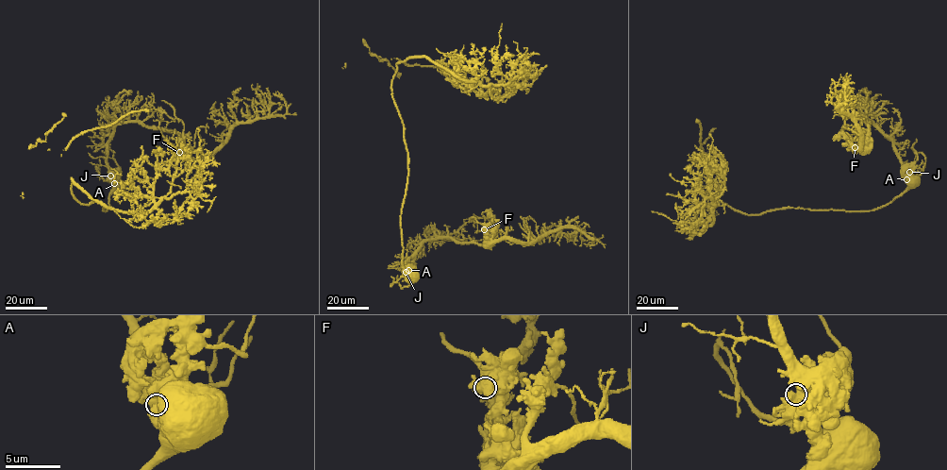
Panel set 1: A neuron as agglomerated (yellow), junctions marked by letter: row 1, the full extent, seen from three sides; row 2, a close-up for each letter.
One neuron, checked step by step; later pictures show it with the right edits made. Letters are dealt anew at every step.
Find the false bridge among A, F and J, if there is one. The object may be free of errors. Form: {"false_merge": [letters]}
{"false_merge": ["A"]}

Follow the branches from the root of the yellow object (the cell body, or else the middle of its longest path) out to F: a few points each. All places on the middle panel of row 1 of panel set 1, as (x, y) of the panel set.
F: (412, 274), (406, 263), (425, 241), (450, 237), (460, 243), (486, 244), (484, 229)

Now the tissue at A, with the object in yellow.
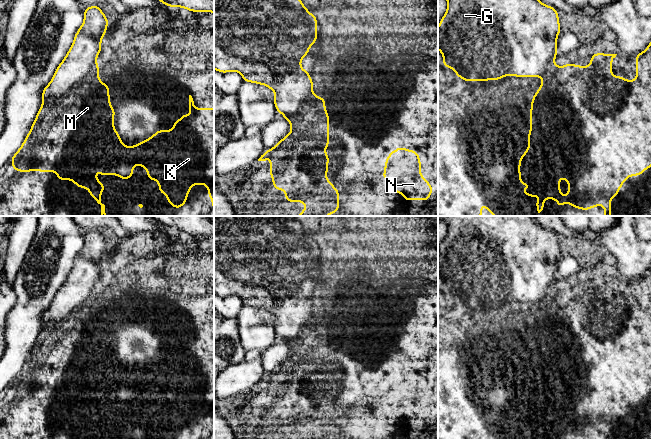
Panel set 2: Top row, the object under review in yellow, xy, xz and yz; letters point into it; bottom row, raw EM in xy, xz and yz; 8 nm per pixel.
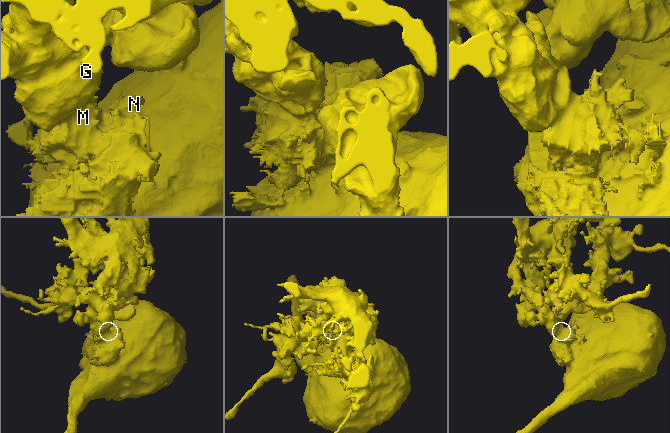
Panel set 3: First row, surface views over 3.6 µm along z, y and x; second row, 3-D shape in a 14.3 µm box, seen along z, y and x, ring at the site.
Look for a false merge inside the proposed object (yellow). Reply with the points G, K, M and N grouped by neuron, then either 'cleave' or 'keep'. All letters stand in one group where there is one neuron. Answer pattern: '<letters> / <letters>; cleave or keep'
G / K M N; cleave

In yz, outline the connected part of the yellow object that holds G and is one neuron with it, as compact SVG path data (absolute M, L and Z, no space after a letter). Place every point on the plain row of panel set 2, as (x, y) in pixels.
M438 216L447 226L446 237L439 246L438 251L438 274L443 279L443 291L450 291L463 305L488 305L500 304L504 300L516 301L541 301L543 305L559 305L564 295L564 290L554 288L557 281L557 262L561 256L558 235L543 228L533 216Z

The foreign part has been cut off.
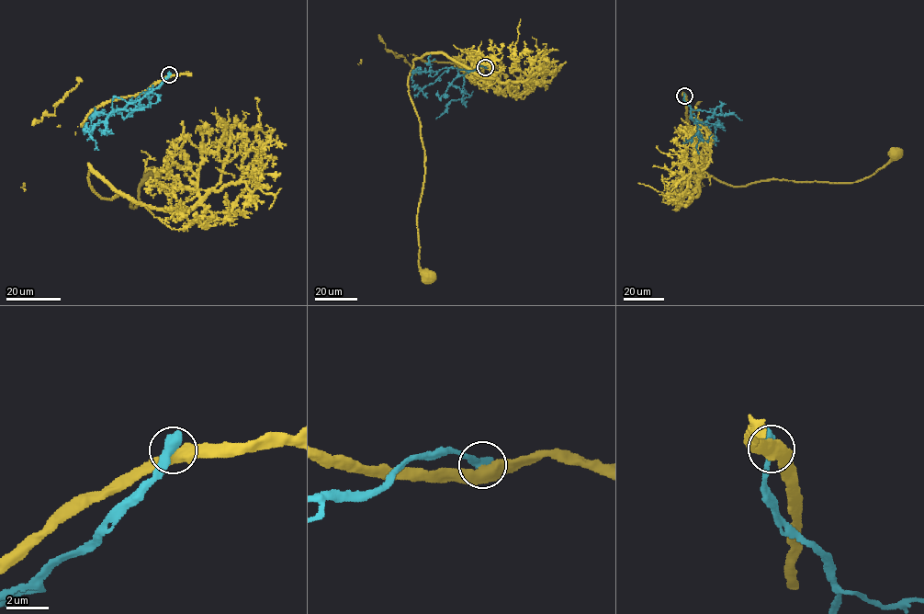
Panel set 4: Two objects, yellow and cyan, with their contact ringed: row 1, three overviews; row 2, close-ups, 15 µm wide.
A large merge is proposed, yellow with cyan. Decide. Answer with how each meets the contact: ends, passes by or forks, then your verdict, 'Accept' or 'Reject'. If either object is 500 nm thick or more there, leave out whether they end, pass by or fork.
Reject

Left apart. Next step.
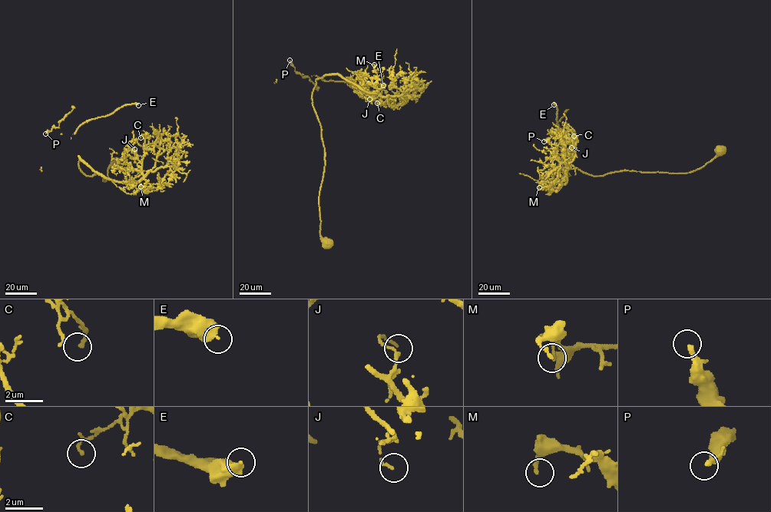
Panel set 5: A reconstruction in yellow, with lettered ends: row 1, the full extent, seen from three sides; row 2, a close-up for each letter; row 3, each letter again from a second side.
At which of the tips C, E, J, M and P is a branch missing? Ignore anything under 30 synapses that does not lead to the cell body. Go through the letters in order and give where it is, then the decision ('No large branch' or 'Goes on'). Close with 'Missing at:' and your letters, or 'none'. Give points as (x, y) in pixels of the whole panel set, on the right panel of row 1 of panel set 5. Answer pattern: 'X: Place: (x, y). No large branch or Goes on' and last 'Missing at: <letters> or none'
C: Place: (574, 136). No large branch
E: Place: (554, 104). Goes on
J: Place: (571, 147). No large branch
M: Place: (539, 187). No large branch
P: Place: (544, 141). Goes on
Missing at: E, P

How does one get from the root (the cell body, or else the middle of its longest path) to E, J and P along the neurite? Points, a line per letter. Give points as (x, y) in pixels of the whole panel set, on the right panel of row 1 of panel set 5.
E: (719, 150), (710, 160), (689, 173), (626, 170), (593, 176), (560, 159), (554, 104)
J: (719, 150), (683, 173), (593, 176), (561, 160), (557, 182), (566, 180), (571, 147)
P: (719, 150), (710, 160), (689, 173), (626, 170), (593, 176), (561, 159), (556, 133), (544, 141)

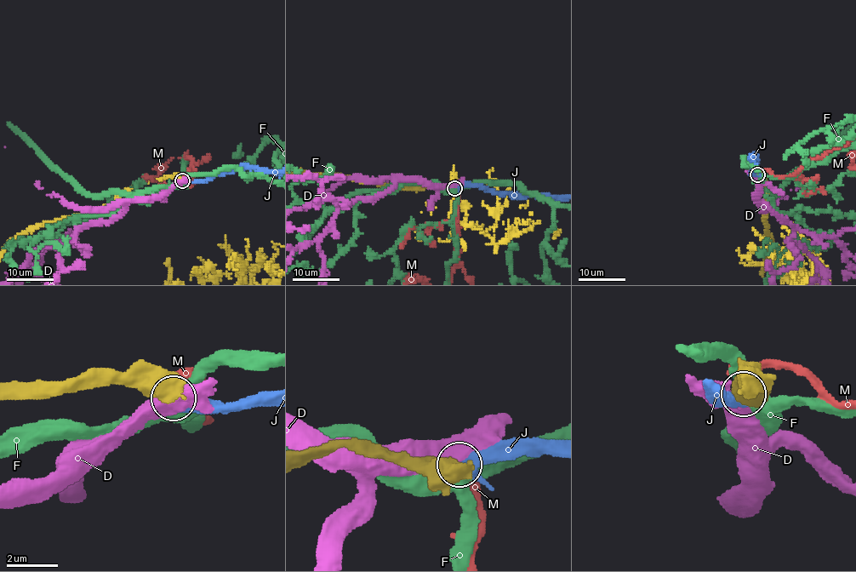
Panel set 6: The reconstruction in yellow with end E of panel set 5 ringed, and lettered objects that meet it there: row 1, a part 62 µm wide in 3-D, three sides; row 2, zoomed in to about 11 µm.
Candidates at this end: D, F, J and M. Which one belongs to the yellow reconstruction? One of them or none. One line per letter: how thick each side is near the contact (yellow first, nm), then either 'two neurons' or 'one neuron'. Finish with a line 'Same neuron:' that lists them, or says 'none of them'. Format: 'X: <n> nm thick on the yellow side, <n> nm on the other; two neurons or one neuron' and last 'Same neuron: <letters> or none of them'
D: 650 nm thick on the yellow side, 600 nm on the other; two neurons
F: 750 nm thick on the yellow side, 500 nm on the other; two neurons
J: 650 nm thick on the yellow side, 400 nm on the other; one neuron
M: 700 nm thick on the yellow side, 400 nm on the other; two neurons
Same neuron: J

